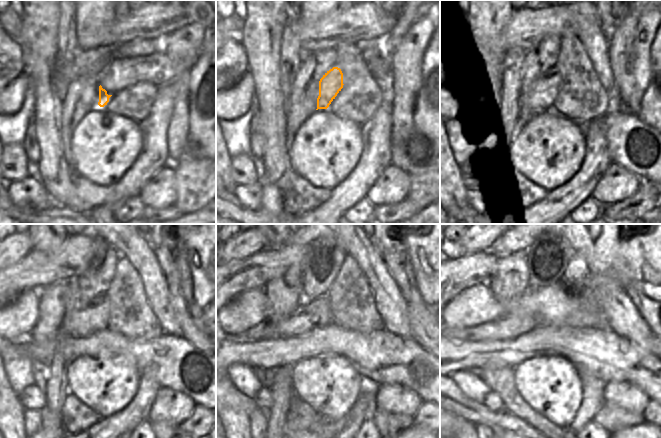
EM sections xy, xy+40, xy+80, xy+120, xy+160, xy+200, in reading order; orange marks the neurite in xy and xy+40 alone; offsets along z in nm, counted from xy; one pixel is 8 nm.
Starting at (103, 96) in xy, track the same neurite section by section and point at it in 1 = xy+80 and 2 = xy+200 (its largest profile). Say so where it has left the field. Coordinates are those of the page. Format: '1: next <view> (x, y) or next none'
1: next xy+80 (541, 96)
2: next xy+200 (508, 326)

